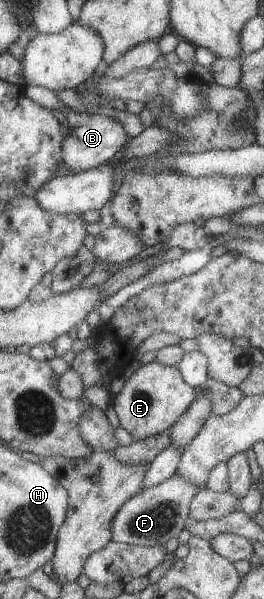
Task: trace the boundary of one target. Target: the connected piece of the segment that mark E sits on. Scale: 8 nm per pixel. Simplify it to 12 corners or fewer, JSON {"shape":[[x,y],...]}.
{"shape":[[154,360],[111,396],[134,441],[170,429],[194,400]]}

